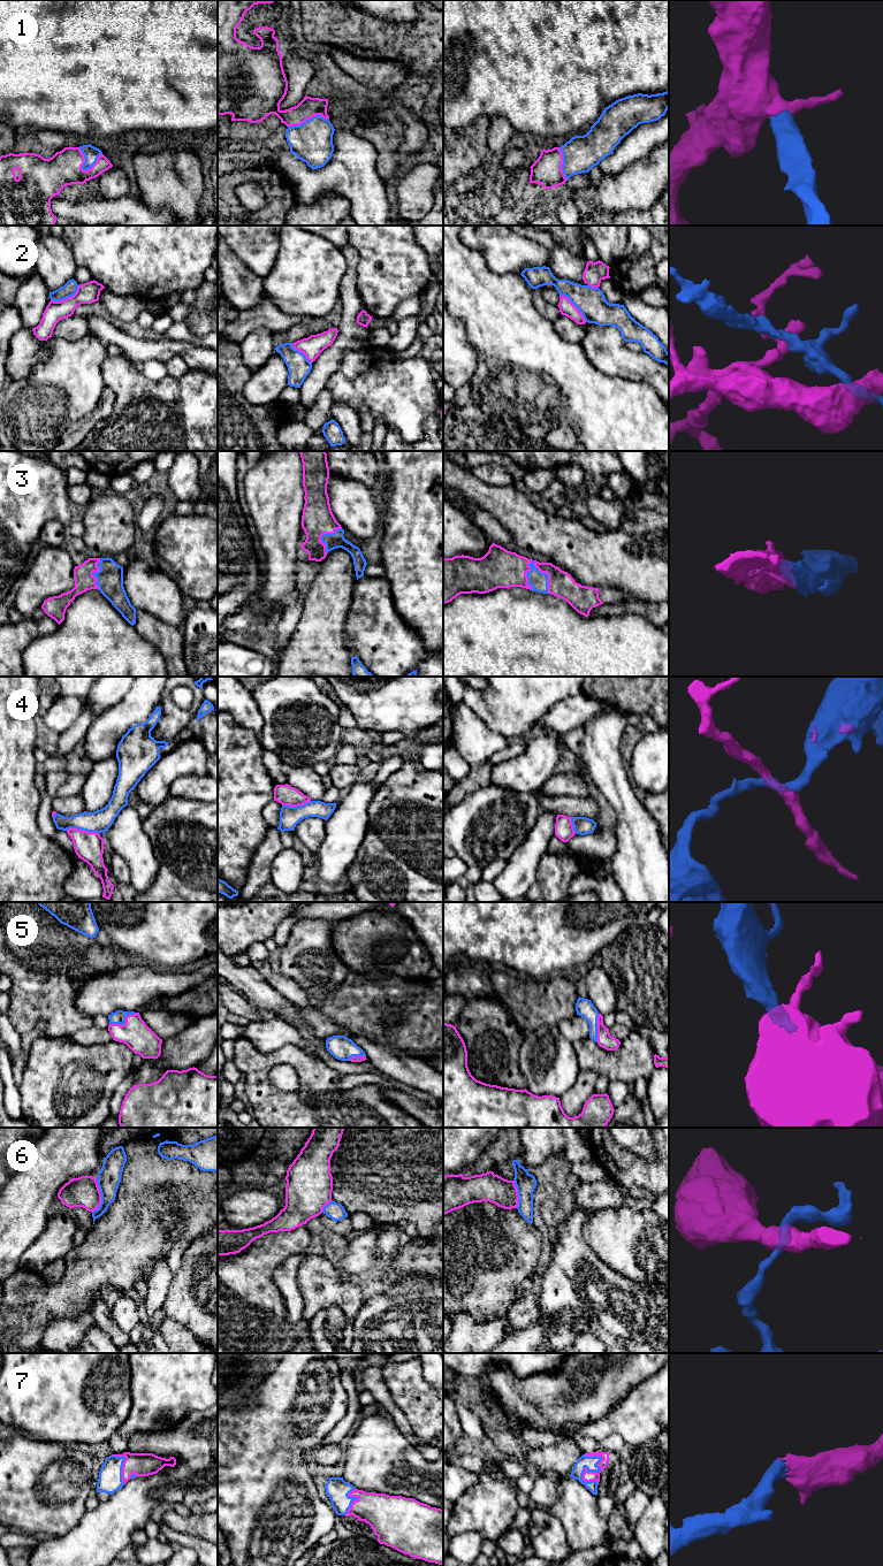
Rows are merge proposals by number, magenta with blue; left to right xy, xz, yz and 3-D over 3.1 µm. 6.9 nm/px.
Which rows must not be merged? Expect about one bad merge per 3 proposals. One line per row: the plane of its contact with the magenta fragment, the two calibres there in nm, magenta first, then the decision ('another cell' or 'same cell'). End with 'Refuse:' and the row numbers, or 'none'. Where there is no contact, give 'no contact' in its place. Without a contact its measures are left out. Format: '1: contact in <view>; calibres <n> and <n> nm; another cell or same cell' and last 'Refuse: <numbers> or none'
1: contact in xy; calibres 240 and 110 nm; same cell
2: contact in xy; calibres 150 and 100 nm; another cell
3: contact in yz; calibres 180 and 130 nm; same cell
4: contact in xy; calibres 200 and 150 nm; another cell
5: contact in xy; calibres 200 and 100 nm; same cell
6: contact in xy; calibres 220 and 160 nm; another cell
7: contact in yz; calibres 70 and 90 nm; same cell
Refuse: 2, 4, 6

